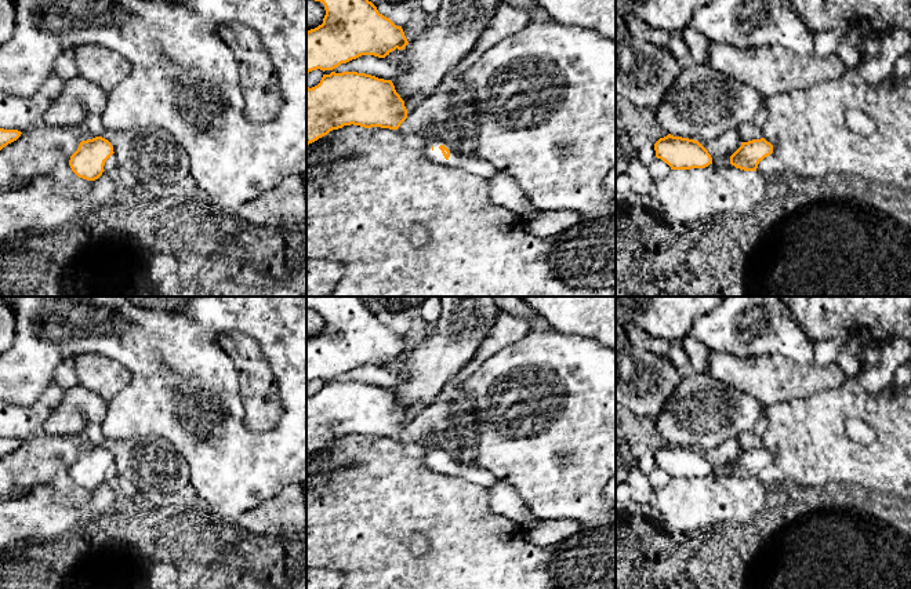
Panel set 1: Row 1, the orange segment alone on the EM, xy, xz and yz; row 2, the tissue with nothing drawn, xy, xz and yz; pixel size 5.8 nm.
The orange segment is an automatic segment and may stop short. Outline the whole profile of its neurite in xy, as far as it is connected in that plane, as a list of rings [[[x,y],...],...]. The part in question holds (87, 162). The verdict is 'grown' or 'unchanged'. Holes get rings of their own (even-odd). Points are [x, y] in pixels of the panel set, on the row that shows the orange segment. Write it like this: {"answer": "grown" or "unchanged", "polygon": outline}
{"answer": "unchanged", "polygon": [[[95,137],[80,142],[77,150],[70,156],[69,166],[79,178],[95,181],[105,171],[105,161],[113,153],[113,146],[108,139]]]}

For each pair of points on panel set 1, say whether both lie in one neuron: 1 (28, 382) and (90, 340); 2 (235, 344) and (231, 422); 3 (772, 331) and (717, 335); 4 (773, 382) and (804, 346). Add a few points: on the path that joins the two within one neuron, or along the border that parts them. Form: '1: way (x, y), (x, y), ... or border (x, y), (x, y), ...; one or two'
1: way (42, 367), (69, 340), (75, 340); one
2: border (233, 331), (220, 346), (235, 366), (240, 395); two
3: way (758, 331), (730, 331); one
4: border (759, 355), (783, 355), (798, 363), (813, 363); two

